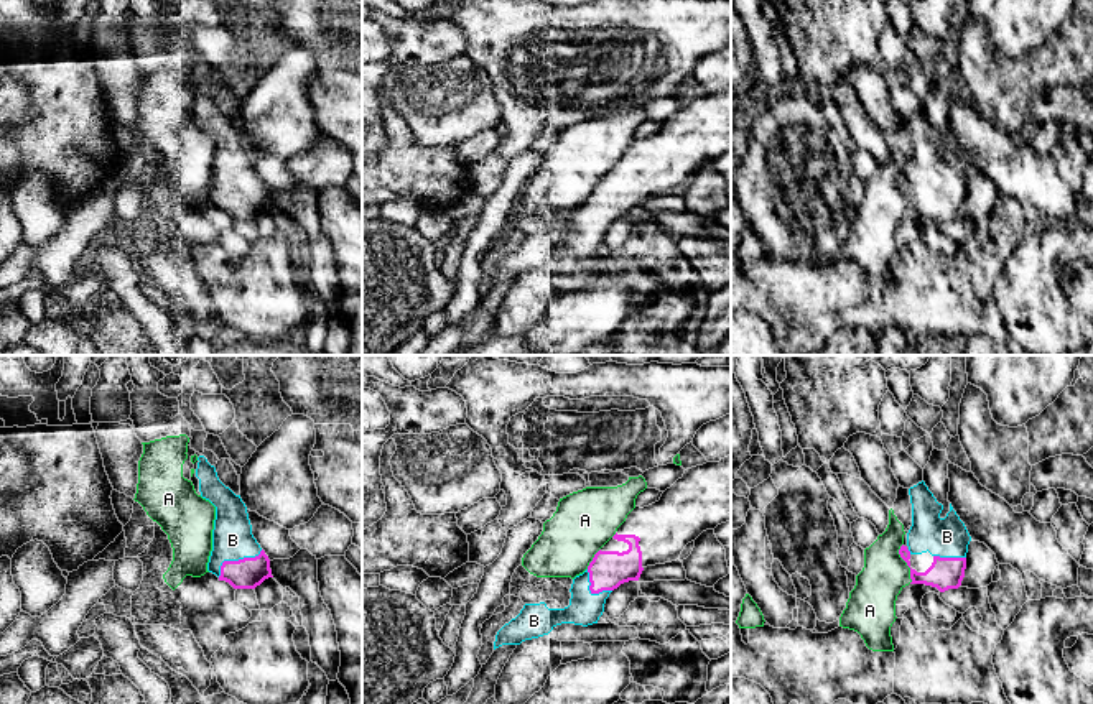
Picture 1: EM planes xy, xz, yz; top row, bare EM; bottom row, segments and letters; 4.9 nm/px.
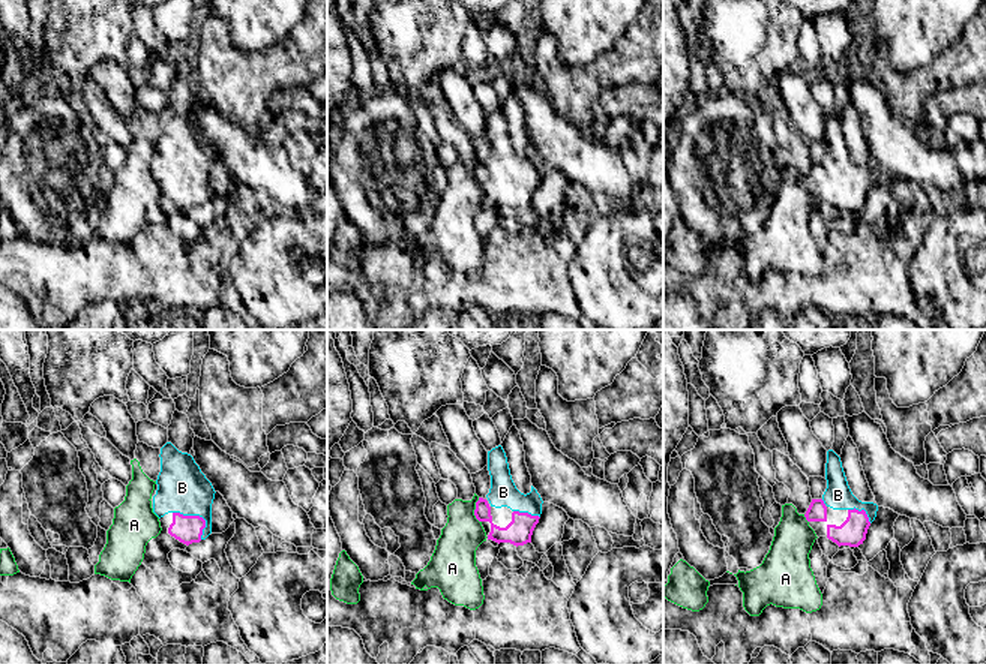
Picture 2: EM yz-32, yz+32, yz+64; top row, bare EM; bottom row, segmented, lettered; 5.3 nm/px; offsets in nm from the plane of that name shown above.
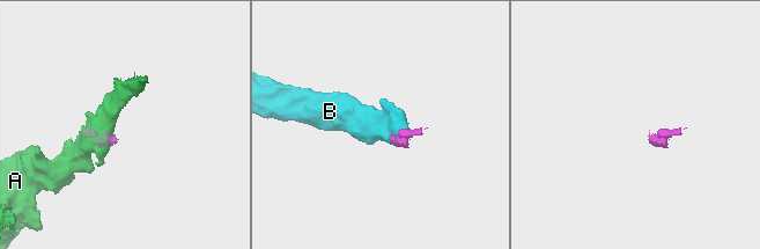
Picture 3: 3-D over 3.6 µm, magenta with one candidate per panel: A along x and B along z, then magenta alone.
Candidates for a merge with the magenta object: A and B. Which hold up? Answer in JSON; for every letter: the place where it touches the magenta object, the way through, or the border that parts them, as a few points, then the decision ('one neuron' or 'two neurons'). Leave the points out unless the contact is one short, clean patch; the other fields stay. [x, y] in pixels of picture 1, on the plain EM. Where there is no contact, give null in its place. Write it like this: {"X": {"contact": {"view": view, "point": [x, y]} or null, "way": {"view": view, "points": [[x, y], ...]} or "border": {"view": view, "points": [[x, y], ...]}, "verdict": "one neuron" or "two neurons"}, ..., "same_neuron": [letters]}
{"A": {"contact": {"view": "yz", "point": [906, 193]}, "border": {"view": "yz", "points": [[902, 175], [899, 188], [909, 199], [911, 214]]}, "verdict": "two neurons"}, "B": {"contact": {"view": "xy", "point": [236, 193]}, "way": {"view": "xy", "points": [[247, 204], [236, 193], [232, 171]]}, "verdict": "one neuron"}, "same_neuron": ["B"]}

